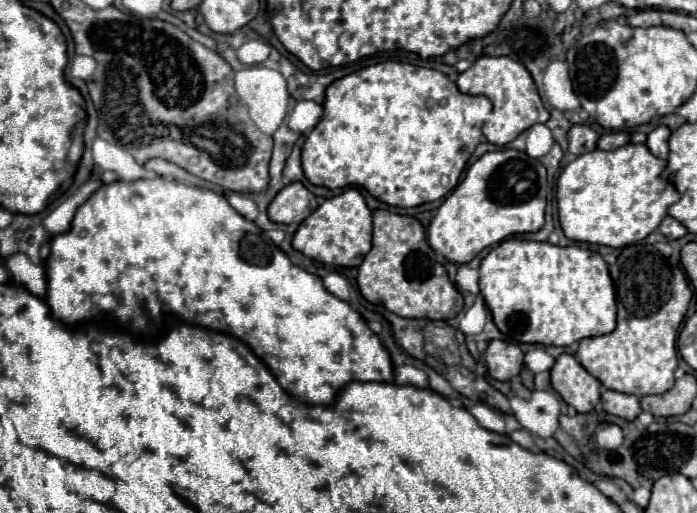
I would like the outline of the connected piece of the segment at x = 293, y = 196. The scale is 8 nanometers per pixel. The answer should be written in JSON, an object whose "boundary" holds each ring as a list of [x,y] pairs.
{"boundary":[[[293,182],[277,192],[271,200],[267,214],[275,224],[299,224],[317,208],[317,198],[301,184]]]}

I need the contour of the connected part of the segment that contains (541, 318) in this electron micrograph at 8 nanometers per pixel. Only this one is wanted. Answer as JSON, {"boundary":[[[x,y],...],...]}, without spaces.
{"boundary":[[[505,240],[495,246],[479,266],[479,288],[485,298],[495,326],[511,342],[545,344],[545,346],[569,346],[589,336],[603,336],[615,330],[615,292],[609,278],[607,264],[603,258],[591,250],[577,246],[553,246],[547,242],[529,240]]]}

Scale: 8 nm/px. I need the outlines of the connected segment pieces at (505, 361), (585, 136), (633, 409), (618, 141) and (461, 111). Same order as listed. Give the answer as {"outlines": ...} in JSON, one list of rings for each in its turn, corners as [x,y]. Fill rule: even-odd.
{"outlines":[[[[503,340],[489,342],[489,348],[485,350],[485,360],[487,360],[489,376],[501,382],[519,376],[523,368],[523,352],[519,350],[519,346]],[[517,360],[519,360],[519,366],[517,366]]],[[[575,124],[571,126],[569,134],[567,134],[567,140],[569,140],[569,152],[573,154],[585,154],[585,152],[591,152],[595,150],[595,142],[597,142],[599,134],[595,130],[591,130],[589,126],[585,124]]],[[[603,390],[601,404],[603,404],[605,412],[609,412],[613,416],[619,416],[623,420],[635,420],[641,412],[637,396],[615,392],[615,390]]],[[[607,132],[599,138],[597,148],[599,150],[615,150],[619,146],[625,146],[629,142],[629,132]]],[[[381,62],[361,68],[345,78],[335,80],[325,94],[323,118],[307,136],[301,152],[307,180],[315,186],[345,188],[361,186],[377,200],[411,208],[433,202],[451,192],[477,148],[483,140],[483,124],[491,114],[491,102],[485,96],[471,96],[459,92],[443,72],[421,68],[405,62]]]]}

